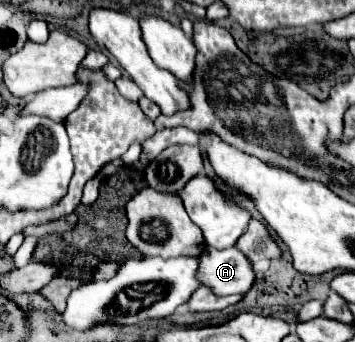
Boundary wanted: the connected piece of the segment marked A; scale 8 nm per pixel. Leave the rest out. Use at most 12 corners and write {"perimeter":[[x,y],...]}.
{"perimeter":[[207,248],[199,280],[217,296],[245,294],[255,270],[241,250]]}

